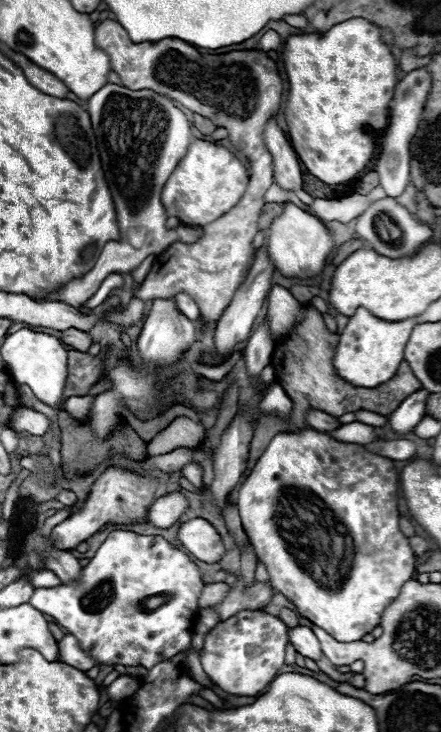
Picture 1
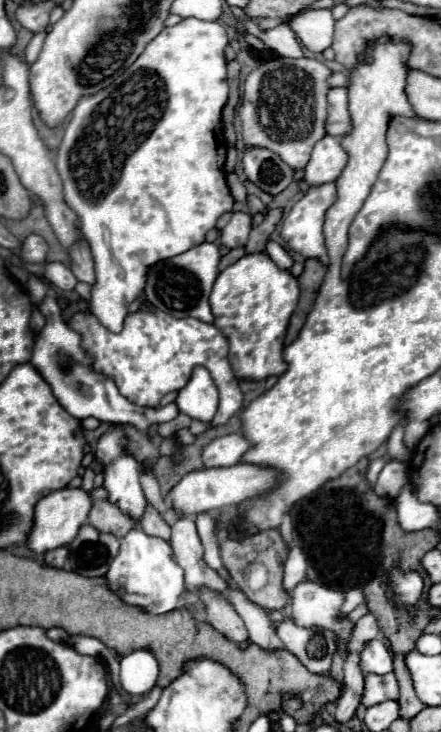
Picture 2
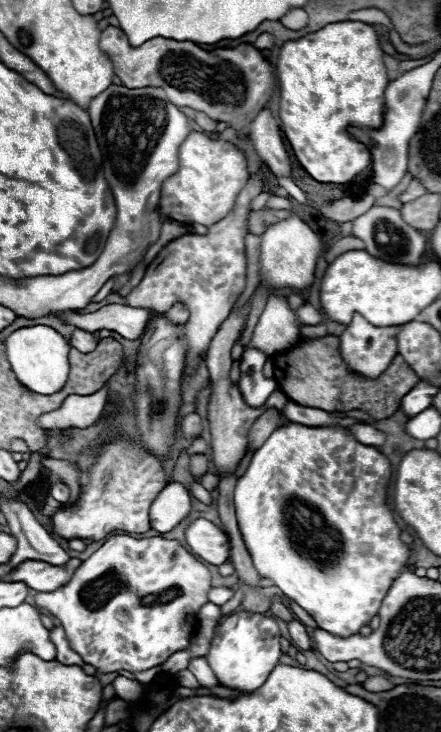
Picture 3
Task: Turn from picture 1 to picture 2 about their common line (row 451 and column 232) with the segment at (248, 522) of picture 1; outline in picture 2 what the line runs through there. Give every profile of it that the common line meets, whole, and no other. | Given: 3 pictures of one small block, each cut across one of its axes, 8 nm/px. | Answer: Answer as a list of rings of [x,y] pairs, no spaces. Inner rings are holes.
[[[264,252],[248,254],[220,272],[210,294],[210,308],[214,316],[218,314],[214,324],[230,342],[228,358],[238,378],[262,380],[286,372],[288,364],[282,358],[284,334],[298,294],[298,280],[280,270]]]

